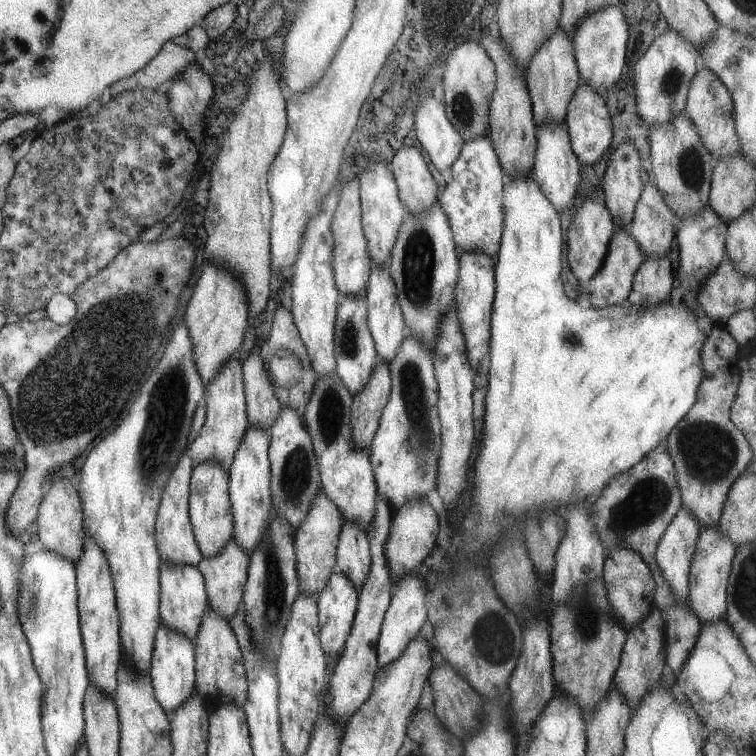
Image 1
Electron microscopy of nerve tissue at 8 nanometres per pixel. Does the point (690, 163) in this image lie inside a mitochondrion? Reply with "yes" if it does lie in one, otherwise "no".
yes

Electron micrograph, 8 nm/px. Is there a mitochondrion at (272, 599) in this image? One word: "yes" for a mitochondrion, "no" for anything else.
yes

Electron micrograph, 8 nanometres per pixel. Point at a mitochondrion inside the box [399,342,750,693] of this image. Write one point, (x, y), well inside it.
(709, 452)

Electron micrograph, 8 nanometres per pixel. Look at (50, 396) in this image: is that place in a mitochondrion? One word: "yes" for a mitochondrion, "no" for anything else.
yes

